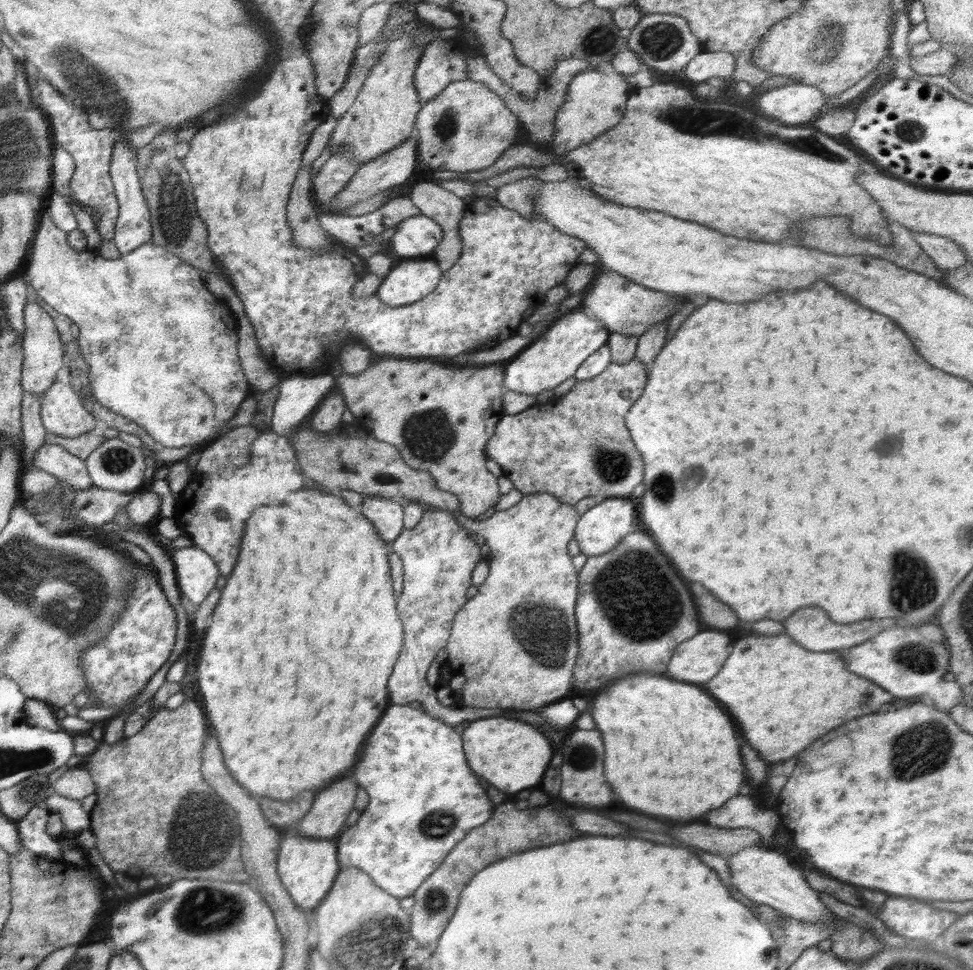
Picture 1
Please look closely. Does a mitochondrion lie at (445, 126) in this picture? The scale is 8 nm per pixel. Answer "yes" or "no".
yes

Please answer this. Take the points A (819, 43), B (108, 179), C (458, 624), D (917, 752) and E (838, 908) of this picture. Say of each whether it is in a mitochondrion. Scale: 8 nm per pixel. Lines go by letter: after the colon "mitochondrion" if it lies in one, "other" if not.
A: mitochondrion
B: other
C: other
D: mitochondrion
E: other

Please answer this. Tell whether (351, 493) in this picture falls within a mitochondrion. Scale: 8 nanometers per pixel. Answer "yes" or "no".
no

